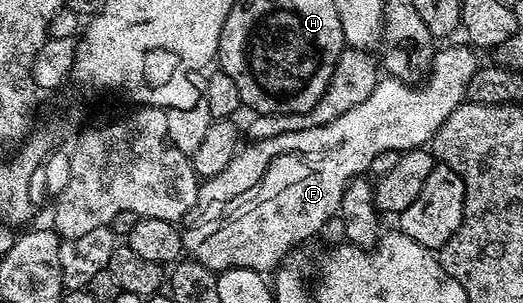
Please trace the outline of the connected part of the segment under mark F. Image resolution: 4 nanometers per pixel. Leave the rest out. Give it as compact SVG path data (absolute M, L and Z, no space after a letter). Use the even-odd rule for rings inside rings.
M469 47L466 48L435 51L428 68L430 81L426 88L410 88L414 86L407 86L397 78L379 79L372 94L368 94L368 98L364 98L360 106L348 110L348 114L336 118L336 122L326 124L326 132L330 132L330 148L334 148L334 152L314 152L314 156L310 156L310 152L298 152L298 160L290 160L289 157L280 162L274 160L274 168L266 172L268 182L274 184L274 194L270 194L270 200L260 208L238 208L238 212L234 212L230 220L222 220L222 224L218 224L218 220L210 220L210 224L198 224L194 232L183 231L182 246L185 255L215 274L226 272L230 268L247 268L261 274L277 269L285 261L282 259L293 250L294 244L312 239L333 216L335 219L339 215L341 199L344 198L348 182L359 174L369 173L372 158L376 154L388 150L406 154L409 148L418 148L421 144L429 145L433 141L436 130L440 130L443 122L466 100L468 82L478 72L478 60L473 56L475 53Z

